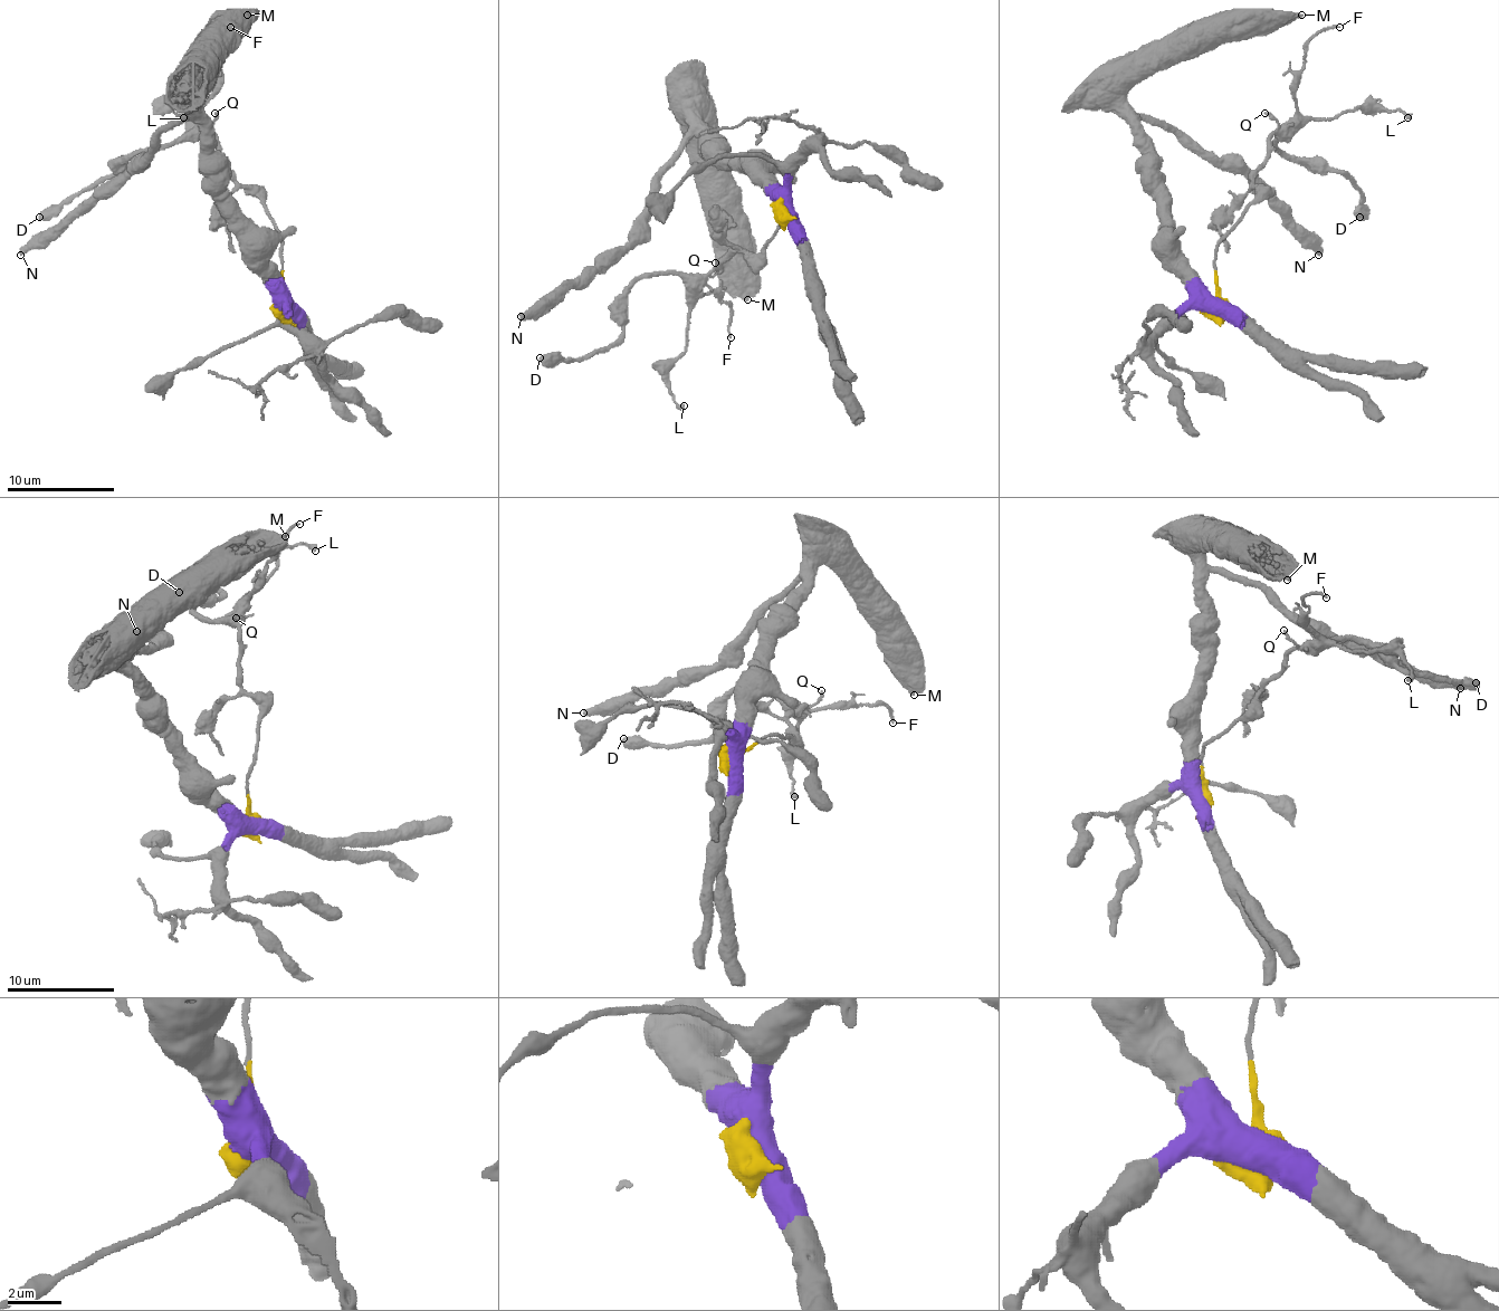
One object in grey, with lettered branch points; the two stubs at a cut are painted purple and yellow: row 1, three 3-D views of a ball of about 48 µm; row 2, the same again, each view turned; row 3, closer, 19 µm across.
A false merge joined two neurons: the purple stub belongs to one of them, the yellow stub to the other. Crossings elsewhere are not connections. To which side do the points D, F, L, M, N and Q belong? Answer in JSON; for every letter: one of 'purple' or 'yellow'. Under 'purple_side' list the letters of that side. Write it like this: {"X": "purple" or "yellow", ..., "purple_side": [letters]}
{"D": "yellow", "F": "yellow", "L": "yellow", "M": "purple", "N": "purple", "Q": "yellow", "purple_side": ["M", "N"]}

